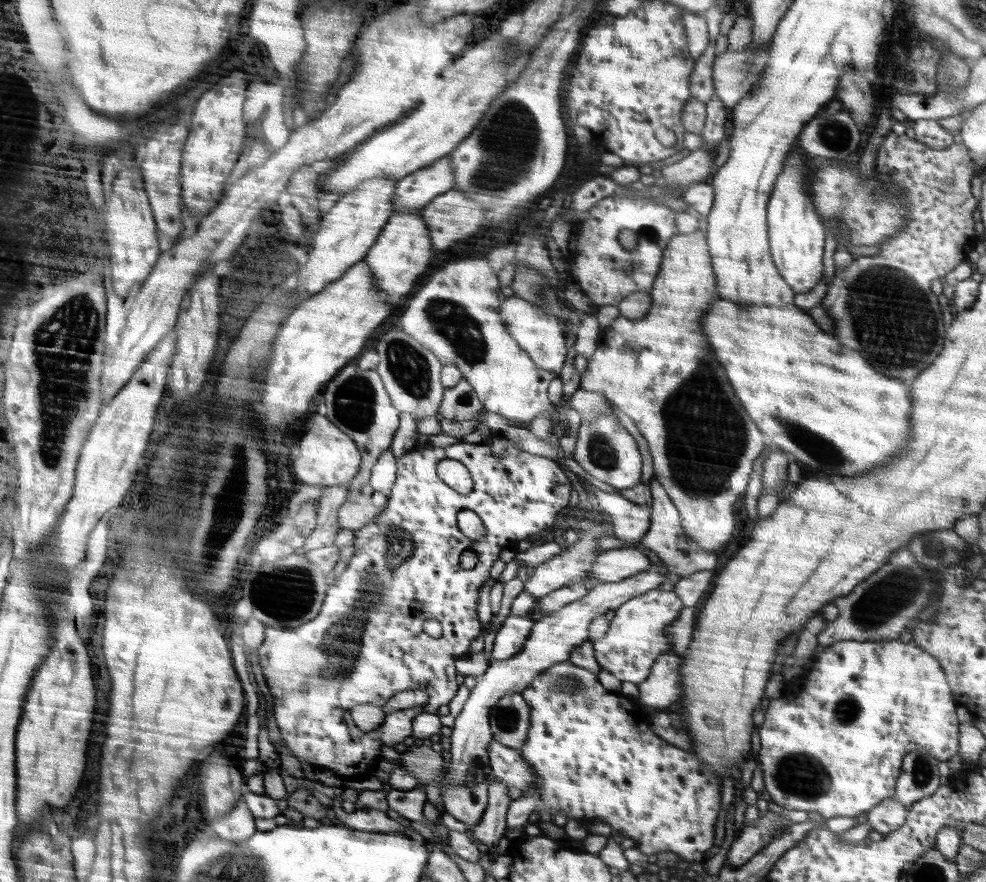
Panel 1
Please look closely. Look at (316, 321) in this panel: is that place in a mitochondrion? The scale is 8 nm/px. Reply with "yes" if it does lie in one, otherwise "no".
no

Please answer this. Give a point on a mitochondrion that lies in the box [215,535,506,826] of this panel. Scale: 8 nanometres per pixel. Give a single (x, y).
(287, 593)

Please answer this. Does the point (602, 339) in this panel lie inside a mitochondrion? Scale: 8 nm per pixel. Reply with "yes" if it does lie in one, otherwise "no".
no

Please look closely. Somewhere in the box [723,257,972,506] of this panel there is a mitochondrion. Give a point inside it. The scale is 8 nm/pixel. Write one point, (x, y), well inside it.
(892, 318)

